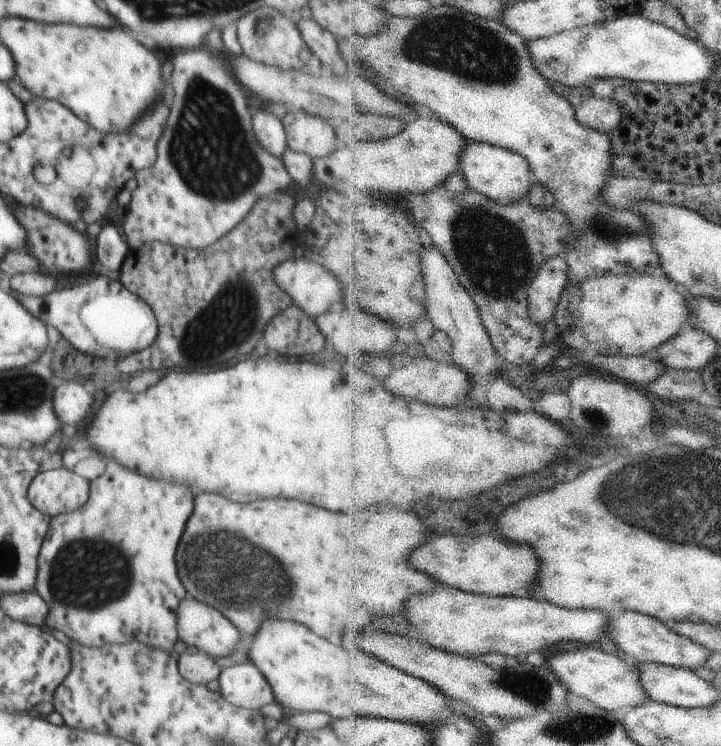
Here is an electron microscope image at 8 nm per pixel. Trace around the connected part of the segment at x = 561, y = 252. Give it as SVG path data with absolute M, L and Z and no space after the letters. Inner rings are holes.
M444 186L426 194L410 194L406 200L414 220L444 252L462 284L469 289L470 296L477 301L498 353L516 364L534 362L546 338L546 328L530 320L534 278L550 258L564 256L567 260L568 252L575 249L580 240L580 234L576 234L562 204L556 202L550 208L542 208L534 206L531 198L526 196L524 200L506 206L476 190L459 193Z

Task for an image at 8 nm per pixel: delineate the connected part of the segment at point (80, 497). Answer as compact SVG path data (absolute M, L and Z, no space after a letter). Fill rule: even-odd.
M59 467L34 477L28 489L28 500L42 514L68 515L86 504L90 483L72 468Z

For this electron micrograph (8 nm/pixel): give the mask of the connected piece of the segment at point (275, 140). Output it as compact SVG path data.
M258 108L258 112L252 118L252 128L260 146L270 156L282 158L287 146L286 132L280 119L267 112L265 108Z

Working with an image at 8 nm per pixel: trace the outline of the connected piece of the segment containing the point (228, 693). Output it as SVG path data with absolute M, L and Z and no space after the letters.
M252 662L222 668L218 679L219 693L234 706L259 710L275 701L266 677Z

